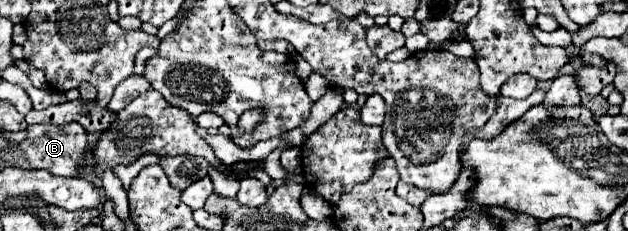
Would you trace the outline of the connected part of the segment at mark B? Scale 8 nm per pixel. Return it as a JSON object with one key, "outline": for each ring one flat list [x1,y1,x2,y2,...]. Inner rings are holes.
{"outline":[[68,123,68,125,30,125,28,137,20,143,20,149,26,153,28,161,34,169,46,169,54,175,66,175,66,177,78,177,78,169,82,167,86,159,86,131,80,123]]}

